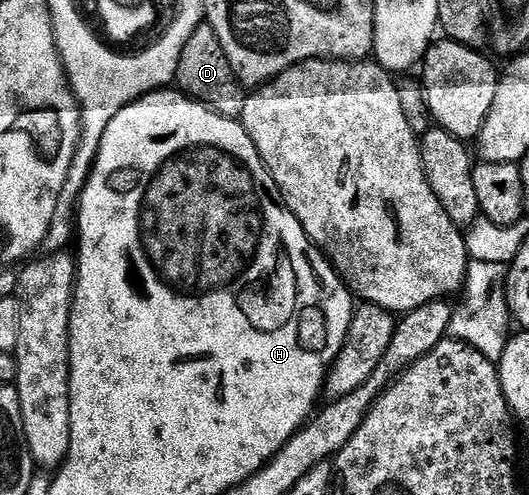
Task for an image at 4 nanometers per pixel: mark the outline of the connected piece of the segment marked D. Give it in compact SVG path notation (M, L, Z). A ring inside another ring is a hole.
M208 23L199 26L187 41L183 55L179 59L175 85L185 96L203 102L224 117L234 119L240 118L241 106L245 104L247 98L246 86L231 67L231 59L227 59L227 51L223 49L219 35L215 33L215 27L211 27Z

